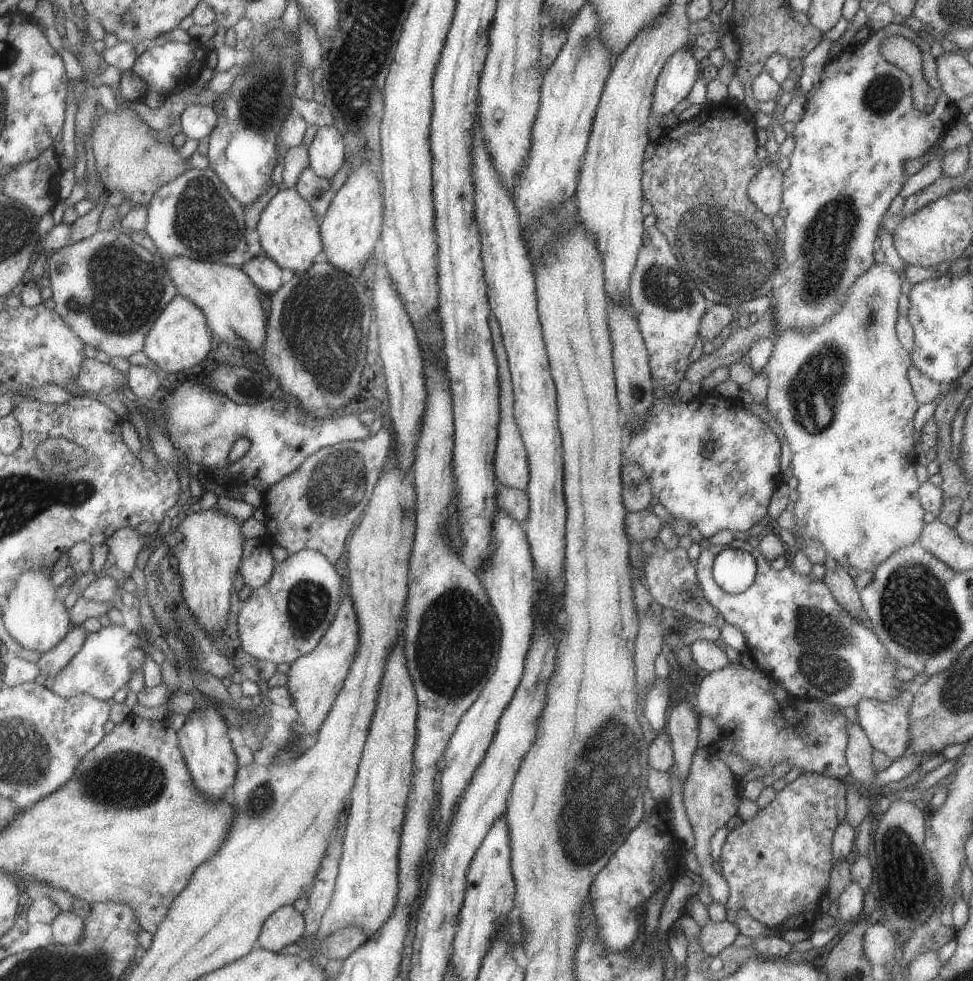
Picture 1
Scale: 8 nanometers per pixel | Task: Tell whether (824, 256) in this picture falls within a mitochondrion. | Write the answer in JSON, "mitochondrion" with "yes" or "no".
{"mitochondrion":"yes"}

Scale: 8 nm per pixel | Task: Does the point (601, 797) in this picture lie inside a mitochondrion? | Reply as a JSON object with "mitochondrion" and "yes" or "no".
{"mitochondrion":"yes"}

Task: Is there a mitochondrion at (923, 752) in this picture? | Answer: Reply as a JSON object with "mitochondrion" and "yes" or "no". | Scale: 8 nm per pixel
{"mitochondrion":"no"}

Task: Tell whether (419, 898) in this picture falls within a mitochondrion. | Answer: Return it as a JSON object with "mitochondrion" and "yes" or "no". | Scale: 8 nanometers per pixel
{"mitochondrion":"no"}

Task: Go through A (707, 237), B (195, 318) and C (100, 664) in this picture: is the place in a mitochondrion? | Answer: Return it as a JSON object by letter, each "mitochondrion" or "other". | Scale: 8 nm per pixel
{"A":"mitochondrion","B":"other","C":"mitochondrion"}

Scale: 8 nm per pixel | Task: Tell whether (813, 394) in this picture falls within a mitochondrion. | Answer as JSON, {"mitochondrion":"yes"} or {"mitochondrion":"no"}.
{"mitochondrion":"yes"}

